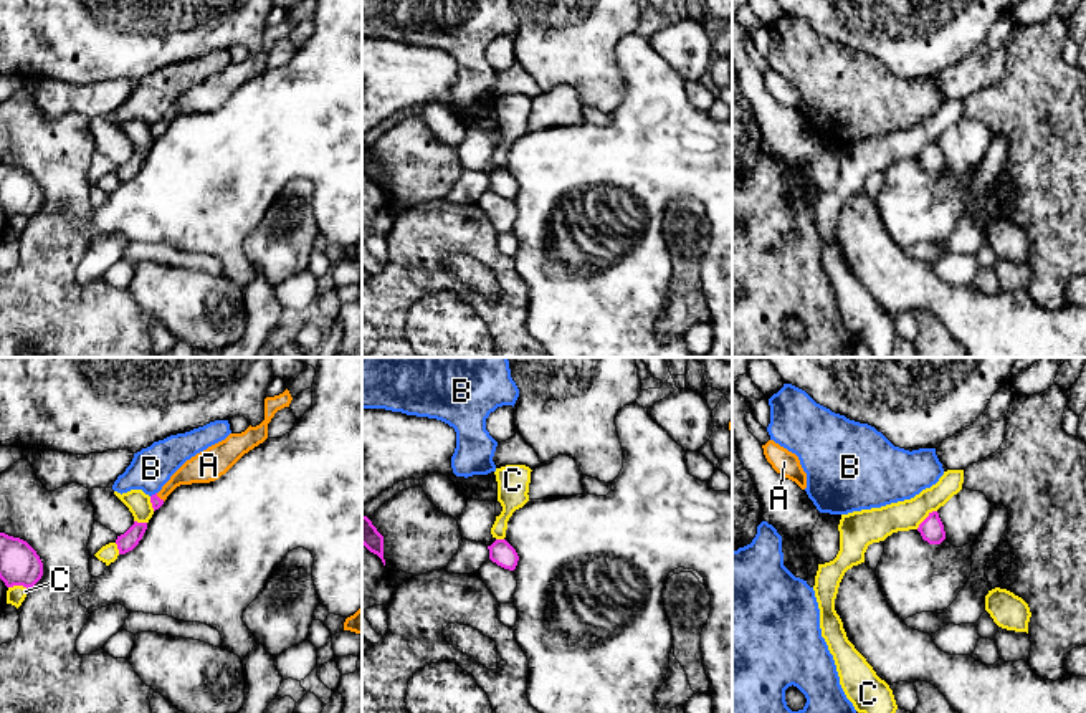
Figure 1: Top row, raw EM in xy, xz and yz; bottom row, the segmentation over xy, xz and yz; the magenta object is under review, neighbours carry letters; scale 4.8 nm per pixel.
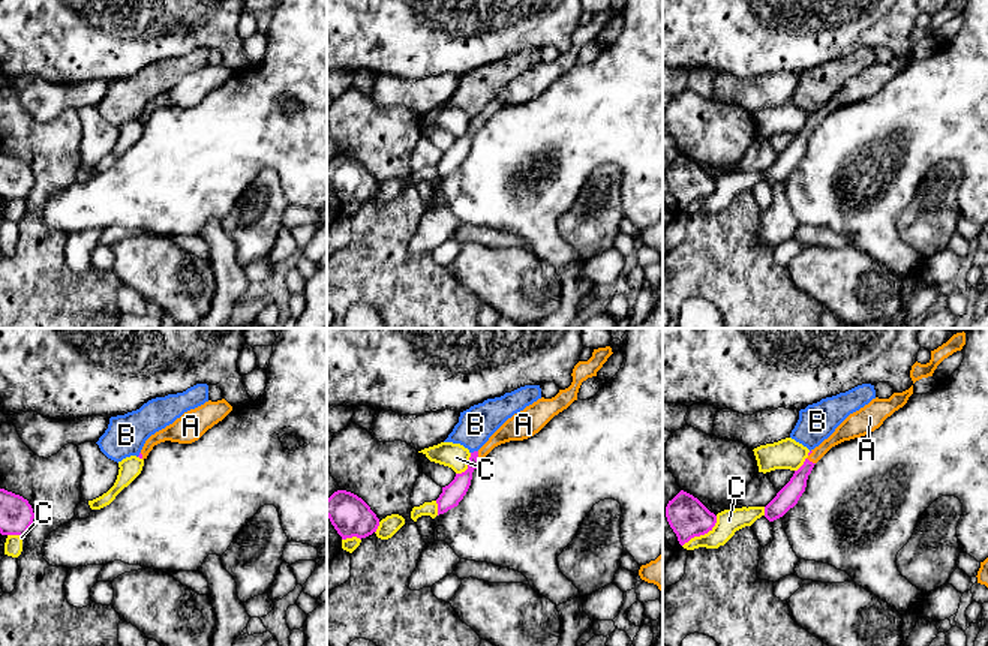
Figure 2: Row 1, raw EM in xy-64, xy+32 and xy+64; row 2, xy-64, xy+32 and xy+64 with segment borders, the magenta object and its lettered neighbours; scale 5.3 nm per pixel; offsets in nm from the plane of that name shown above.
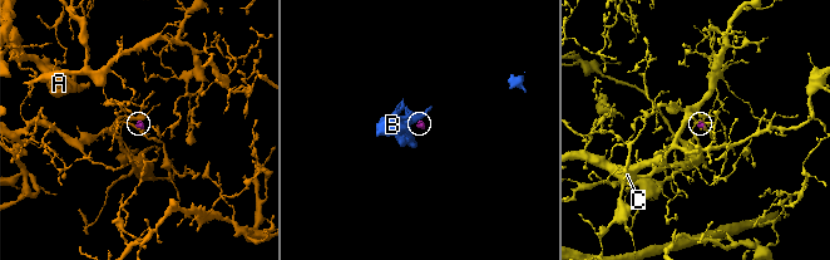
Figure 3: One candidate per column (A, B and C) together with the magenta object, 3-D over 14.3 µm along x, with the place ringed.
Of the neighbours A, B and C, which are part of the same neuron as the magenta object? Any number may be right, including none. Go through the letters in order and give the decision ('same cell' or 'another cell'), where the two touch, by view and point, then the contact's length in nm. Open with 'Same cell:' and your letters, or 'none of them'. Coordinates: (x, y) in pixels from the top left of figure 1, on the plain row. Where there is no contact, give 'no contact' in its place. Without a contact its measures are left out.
Same cell: A
A: same cell | xy (159, 128) | 60 nm
B: another cell | xy (152, 124) | 40 nm
C: another cell | yz (926, 148) | 140 nm

